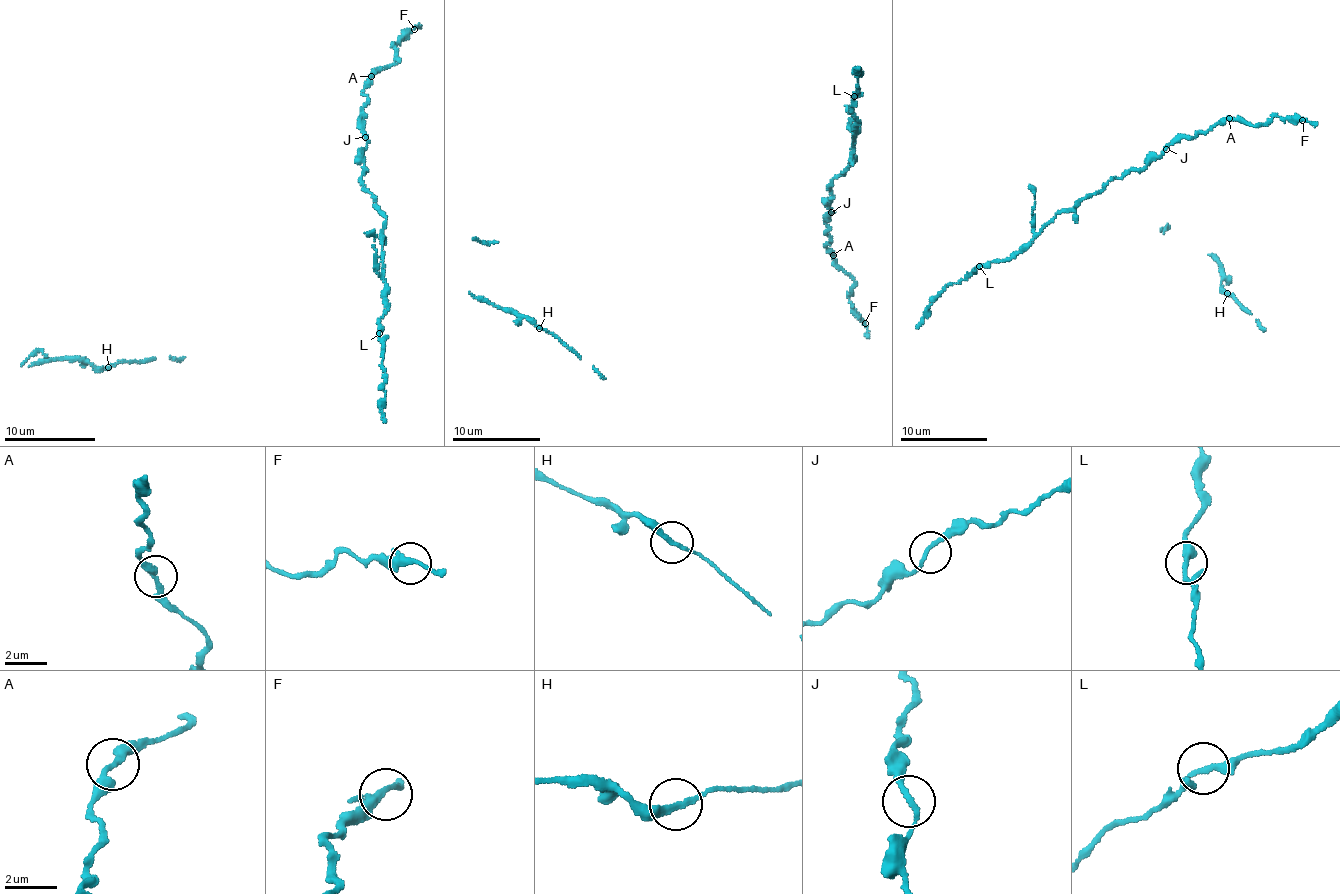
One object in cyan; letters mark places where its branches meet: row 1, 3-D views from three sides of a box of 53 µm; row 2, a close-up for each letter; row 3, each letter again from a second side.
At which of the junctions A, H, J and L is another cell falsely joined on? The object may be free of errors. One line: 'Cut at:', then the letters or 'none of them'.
Cut at: none of them

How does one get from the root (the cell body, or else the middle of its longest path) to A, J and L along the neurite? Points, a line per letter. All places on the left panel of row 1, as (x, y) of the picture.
A: (358, 163), (366, 146), (367, 137), (361, 120), (367, 104), (365, 83), (370, 75)
J: (358, 163), (366, 146), (365, 137)
L: (358, 163), (365, 172), (364, 190), (386, 219), (380, 231), (385, 304), (379, 333)

